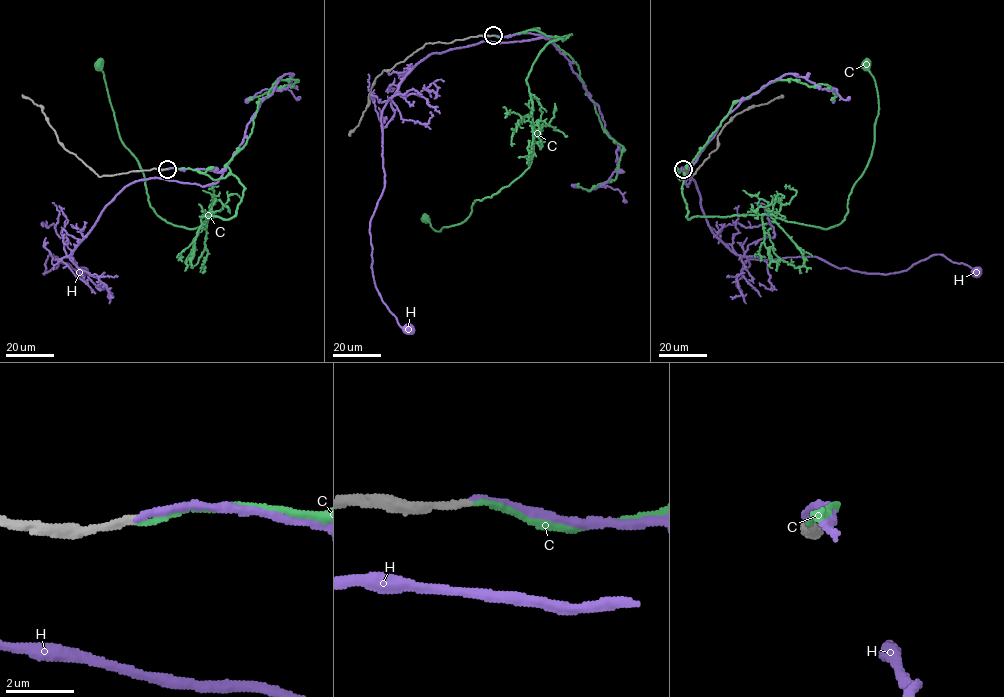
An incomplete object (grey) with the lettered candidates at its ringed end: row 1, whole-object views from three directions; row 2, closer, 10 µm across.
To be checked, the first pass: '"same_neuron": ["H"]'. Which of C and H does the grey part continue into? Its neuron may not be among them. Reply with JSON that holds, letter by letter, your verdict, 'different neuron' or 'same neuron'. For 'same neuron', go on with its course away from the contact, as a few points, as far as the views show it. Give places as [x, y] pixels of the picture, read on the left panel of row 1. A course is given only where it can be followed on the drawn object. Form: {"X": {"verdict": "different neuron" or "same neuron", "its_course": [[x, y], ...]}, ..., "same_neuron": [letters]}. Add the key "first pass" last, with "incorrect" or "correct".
{"C": {"verdict": "same neuron", "its_course": [[166, 169], [233, 174], [244, 187], [236, 213], [201, 215], [207, 222], [192, 229], [156, 213], [99, 66]]}, "H": {"verdict": "different neuron"}, "same_neuron": ["C"], "first pass": "incorrect"}

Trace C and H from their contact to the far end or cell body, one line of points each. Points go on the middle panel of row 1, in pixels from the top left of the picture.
C: (493, 35), (570, 35), (544, 47), (526, 83), (530, 166), (474, 201), (460, 224), (436, 231), (425, 218)
H: (493, 35), (548, 38), (431, 53), (383, 109), (384, 187), (371, 220), (371, 269), (408, 328)

